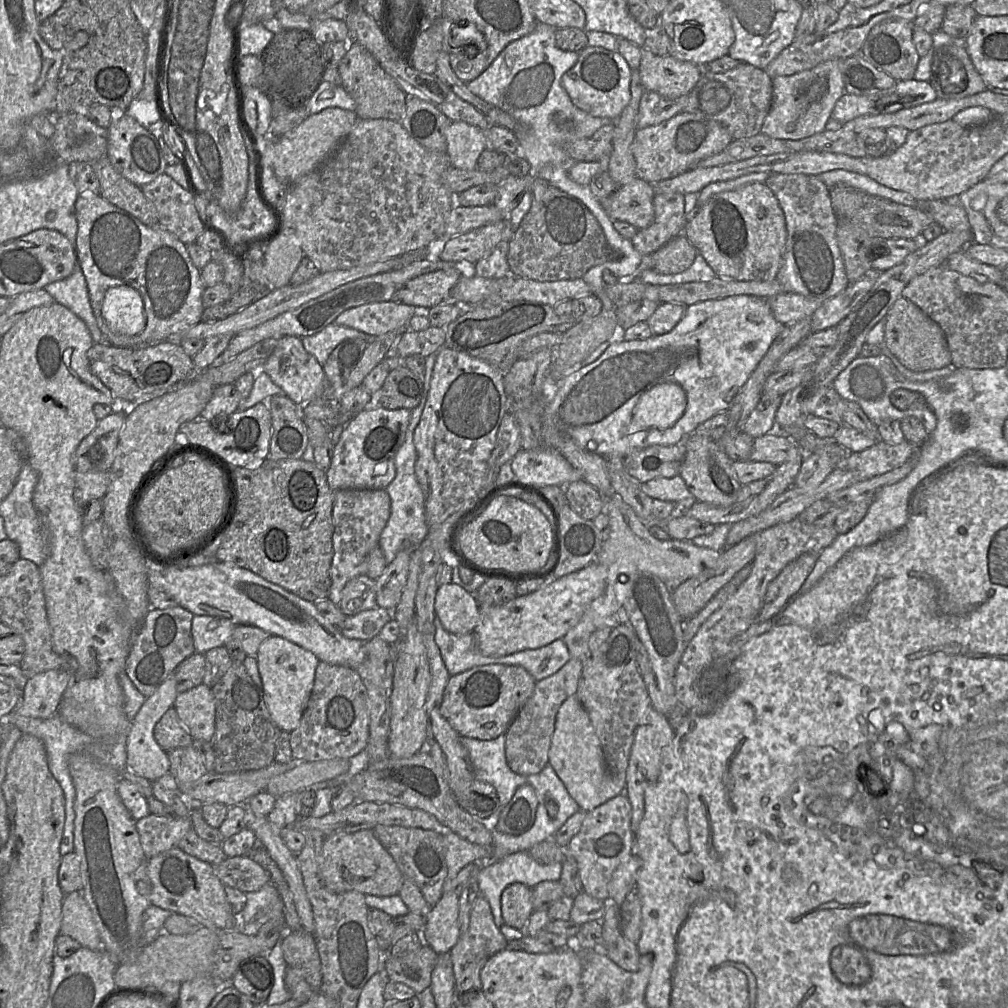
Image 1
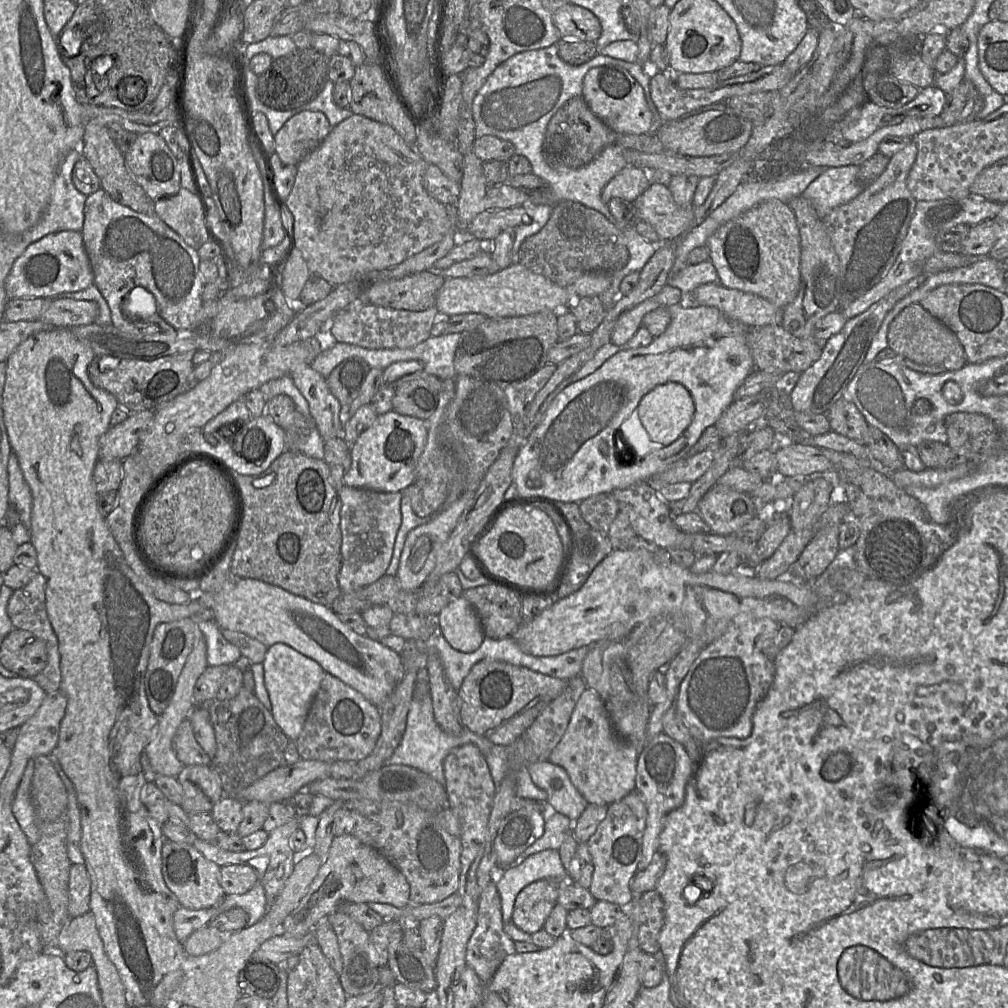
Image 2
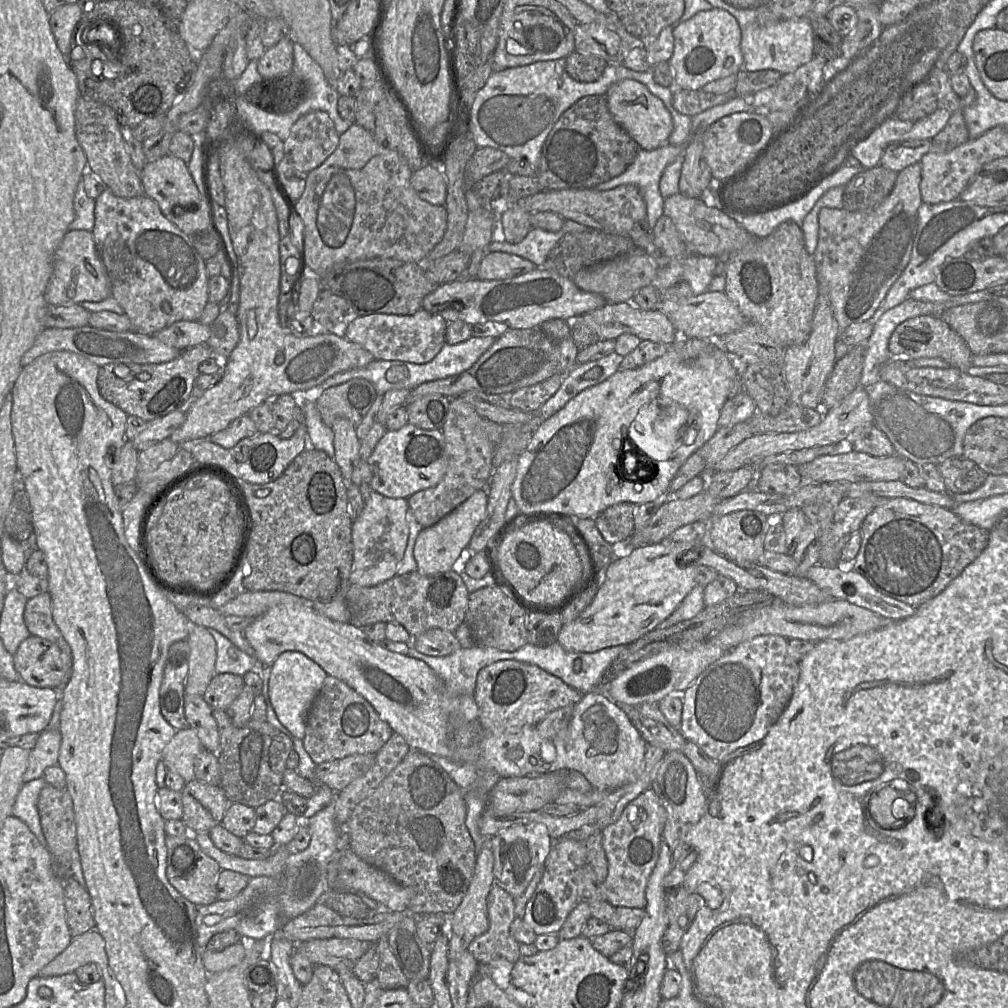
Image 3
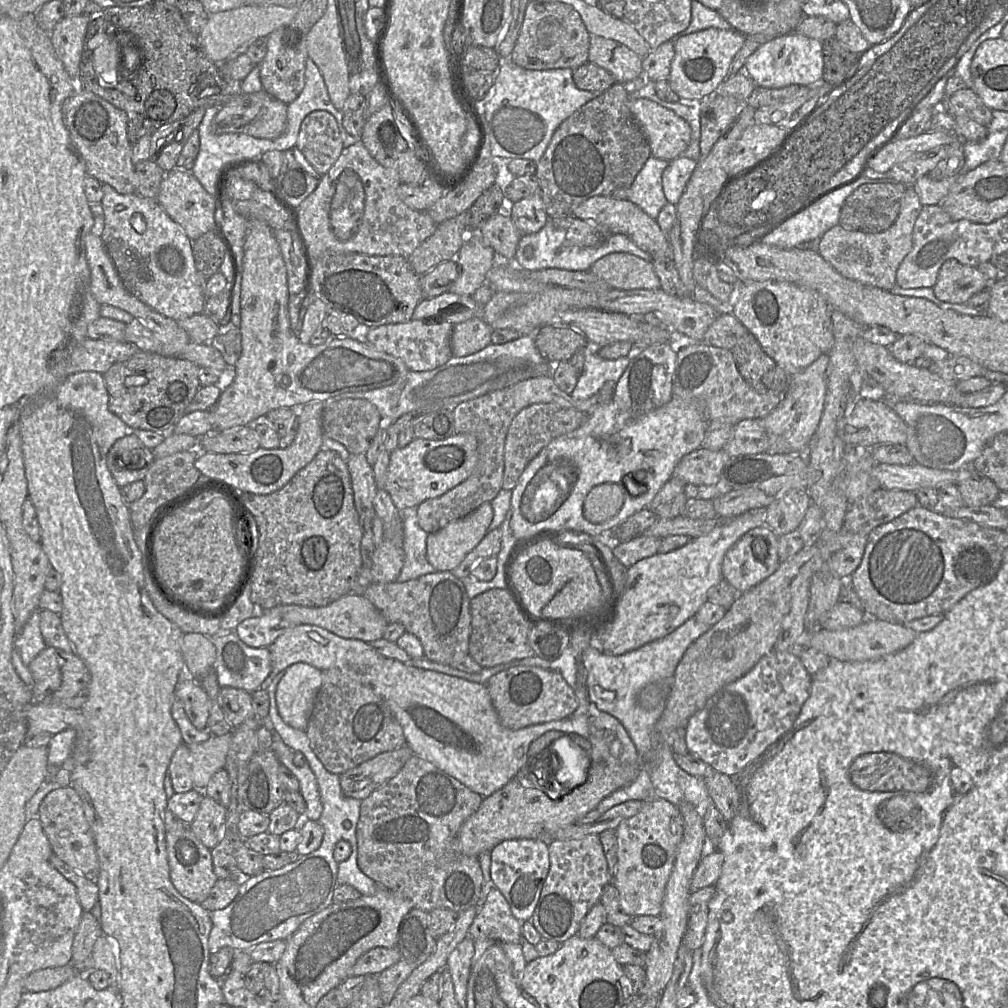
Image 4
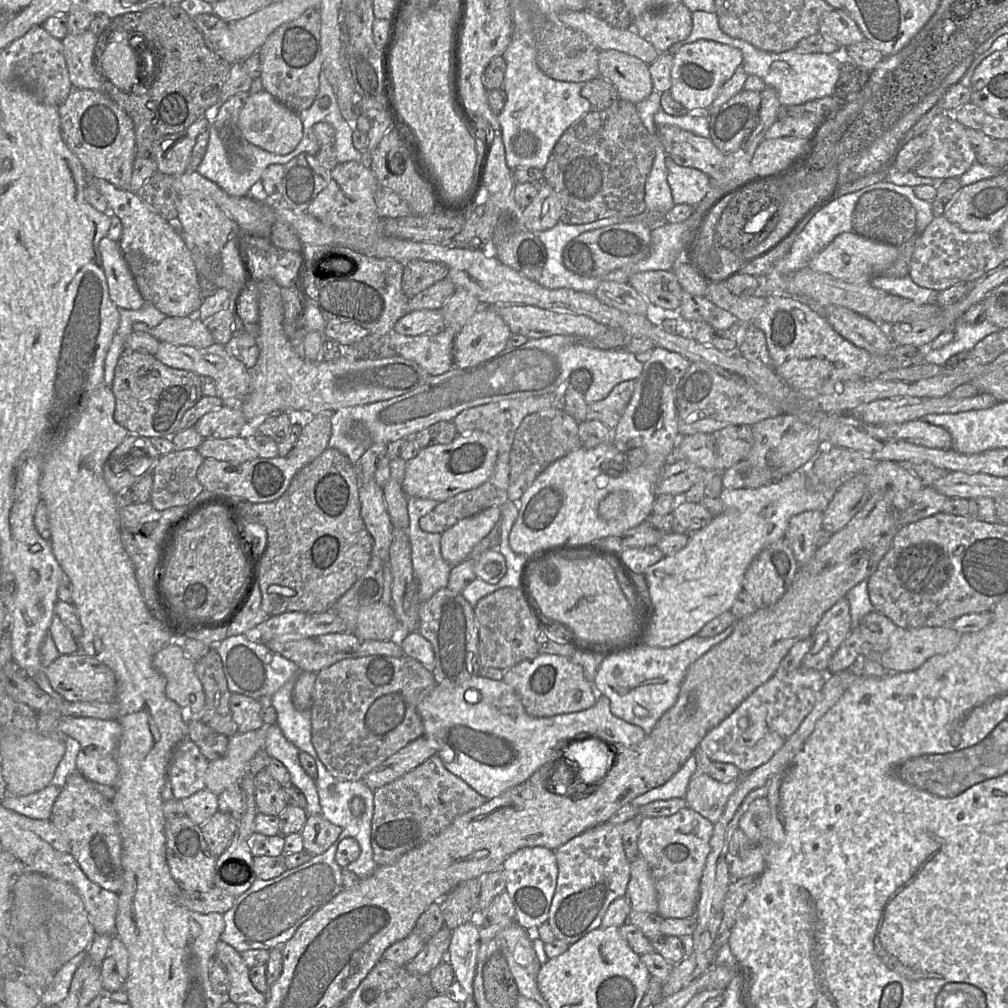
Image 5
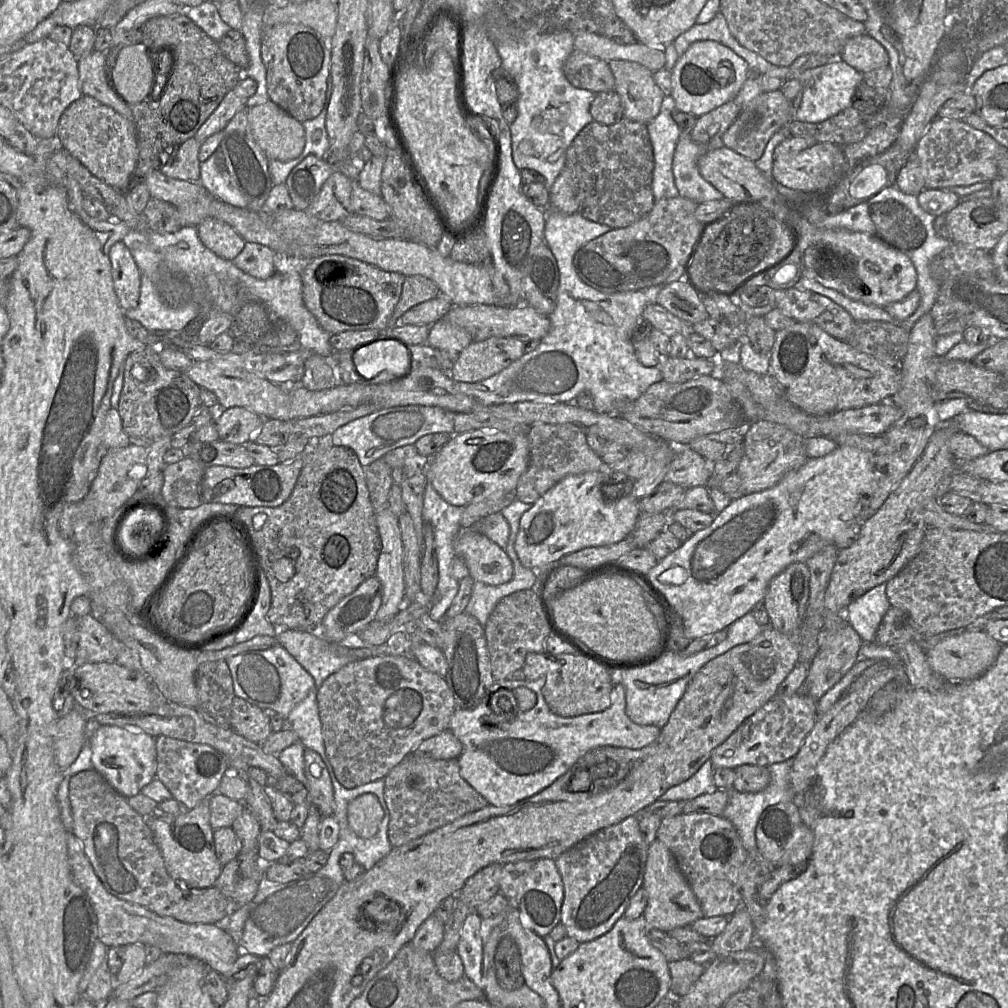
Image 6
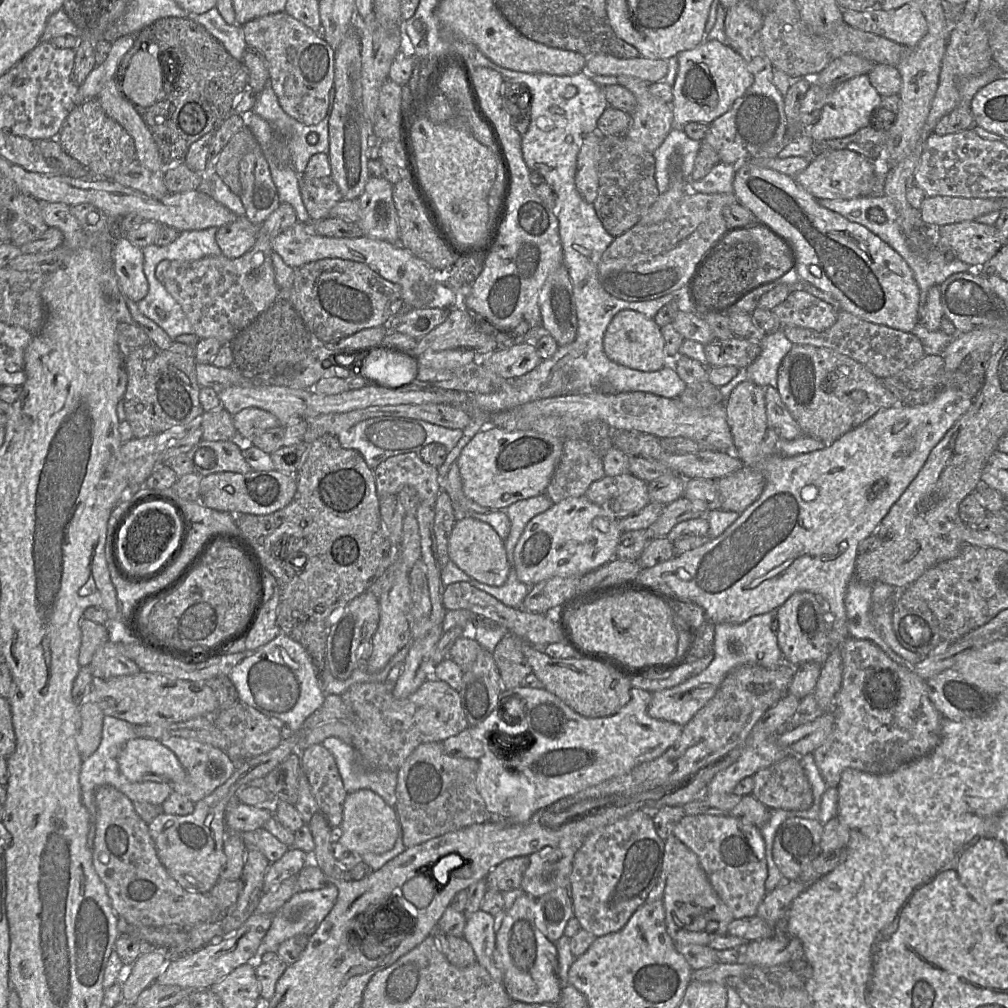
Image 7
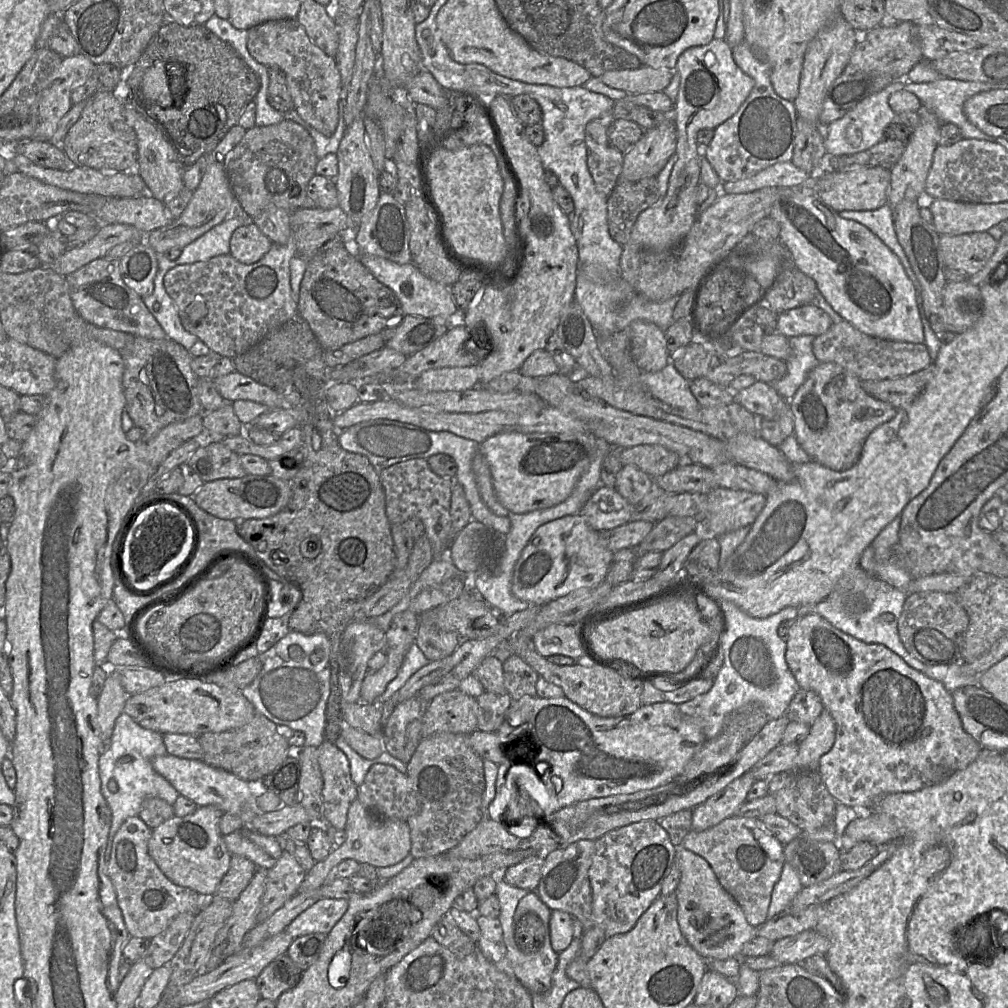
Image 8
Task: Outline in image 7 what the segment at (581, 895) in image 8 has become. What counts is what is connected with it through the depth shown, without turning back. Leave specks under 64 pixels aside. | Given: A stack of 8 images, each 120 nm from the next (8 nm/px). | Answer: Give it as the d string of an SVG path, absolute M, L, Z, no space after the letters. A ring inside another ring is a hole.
M579 841L576 845L544 848L531 854L520 890L537 899L558 888L568 889L573 858L582 845Z

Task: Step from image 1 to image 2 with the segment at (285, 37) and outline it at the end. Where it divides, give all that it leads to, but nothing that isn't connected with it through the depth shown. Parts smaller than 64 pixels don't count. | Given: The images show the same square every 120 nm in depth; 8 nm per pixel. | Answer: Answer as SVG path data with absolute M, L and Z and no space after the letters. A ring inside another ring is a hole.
M313 47L273 59L270 67L258 76L257 98L267 107L290 111L309 104L322 90L328 79L328 58ZM299 112L274 135L275 153L283 163L297 166L319 147L331 129L322 112Z

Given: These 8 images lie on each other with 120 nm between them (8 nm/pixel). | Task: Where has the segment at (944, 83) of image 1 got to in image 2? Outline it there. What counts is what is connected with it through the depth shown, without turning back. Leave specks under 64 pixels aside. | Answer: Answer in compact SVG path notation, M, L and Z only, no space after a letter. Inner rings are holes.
M965 70L963 81L951 93L947 93L945 96L944 109L940 115L943 120L942 127L953 126L974 119L974 115L977 115L983 107L983 98L974 85L965 79Z

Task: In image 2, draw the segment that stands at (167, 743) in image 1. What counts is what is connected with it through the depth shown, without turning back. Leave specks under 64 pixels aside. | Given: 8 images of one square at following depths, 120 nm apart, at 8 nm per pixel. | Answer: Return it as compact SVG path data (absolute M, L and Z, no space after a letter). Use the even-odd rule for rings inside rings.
M189 719L179 725L173 738L173 748L184 766L211 765L212 759L197 742Z

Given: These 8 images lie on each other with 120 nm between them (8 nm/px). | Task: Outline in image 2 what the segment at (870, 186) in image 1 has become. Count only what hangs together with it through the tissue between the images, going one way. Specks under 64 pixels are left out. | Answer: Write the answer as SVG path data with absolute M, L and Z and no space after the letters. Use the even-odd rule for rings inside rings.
M855 165L829 167L808 186L802 195L812 203L819 215L823 217L834 208L858 197L864 191L865 186L858 179L859 167Z

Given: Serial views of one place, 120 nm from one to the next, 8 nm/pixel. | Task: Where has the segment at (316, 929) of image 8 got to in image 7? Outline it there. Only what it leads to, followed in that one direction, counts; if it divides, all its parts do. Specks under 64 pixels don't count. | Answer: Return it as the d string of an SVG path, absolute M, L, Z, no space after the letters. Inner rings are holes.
M332 882L319 890L298 891L279 910L272 914L272 923L264 936L258 955L276 951L277 947L286 940L298 935L311 935L324 920L336 903L338 889Z

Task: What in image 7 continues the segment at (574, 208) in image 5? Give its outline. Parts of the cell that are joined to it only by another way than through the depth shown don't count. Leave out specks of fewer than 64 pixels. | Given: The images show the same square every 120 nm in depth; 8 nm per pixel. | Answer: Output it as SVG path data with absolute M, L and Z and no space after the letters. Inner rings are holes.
M601 135L598 196L593 202L604 228L613 237L636 225L658 200L654 155L641 144L626 137Z

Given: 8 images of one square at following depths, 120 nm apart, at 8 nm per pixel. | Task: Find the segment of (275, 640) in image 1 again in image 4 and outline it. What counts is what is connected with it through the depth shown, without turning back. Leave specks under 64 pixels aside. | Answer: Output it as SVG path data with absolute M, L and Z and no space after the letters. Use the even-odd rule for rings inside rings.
M295 663L284 670L276 689L276 704L286 724L306 730L321 683L322 671L307 663Z

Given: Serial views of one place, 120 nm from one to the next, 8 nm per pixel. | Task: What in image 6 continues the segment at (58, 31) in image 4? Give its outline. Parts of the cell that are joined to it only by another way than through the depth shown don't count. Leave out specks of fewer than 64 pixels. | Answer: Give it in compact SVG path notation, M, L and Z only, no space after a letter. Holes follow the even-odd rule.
M93 50L88 55L77 59L77 64L82 94L112 108L133 123L129 105L117 95L109 81L106 52Z

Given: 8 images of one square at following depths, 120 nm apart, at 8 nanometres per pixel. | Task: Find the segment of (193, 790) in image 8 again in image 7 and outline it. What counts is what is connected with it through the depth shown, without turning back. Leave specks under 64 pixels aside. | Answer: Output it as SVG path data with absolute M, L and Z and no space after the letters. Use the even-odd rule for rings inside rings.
M136 737L118 755L120 772L132 782L181 783L186 771L177 756L159 740Z

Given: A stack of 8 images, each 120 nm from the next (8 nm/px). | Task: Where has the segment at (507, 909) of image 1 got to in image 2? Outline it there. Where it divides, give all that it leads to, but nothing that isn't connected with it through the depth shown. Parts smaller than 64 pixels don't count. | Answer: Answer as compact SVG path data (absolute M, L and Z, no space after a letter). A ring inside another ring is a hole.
M550 880L527 885L516 897L511 921L530 935L542 930L557 904L558 894L559 883Z

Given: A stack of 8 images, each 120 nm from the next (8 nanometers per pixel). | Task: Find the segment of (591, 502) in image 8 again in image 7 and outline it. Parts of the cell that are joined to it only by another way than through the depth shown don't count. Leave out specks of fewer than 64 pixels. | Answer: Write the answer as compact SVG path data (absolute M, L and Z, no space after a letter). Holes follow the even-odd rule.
M631 473L606 475L592 483L585 496L618 519L638 512L649 503L648 484Z

